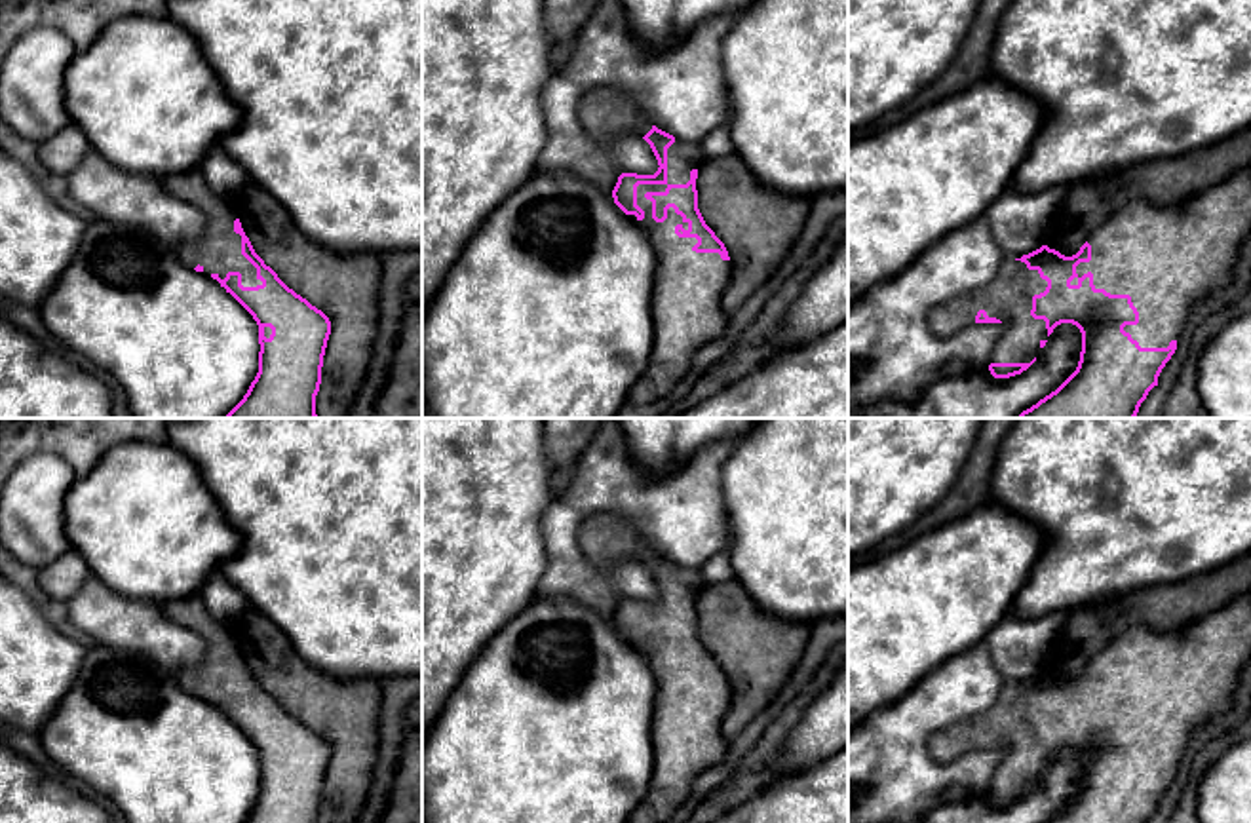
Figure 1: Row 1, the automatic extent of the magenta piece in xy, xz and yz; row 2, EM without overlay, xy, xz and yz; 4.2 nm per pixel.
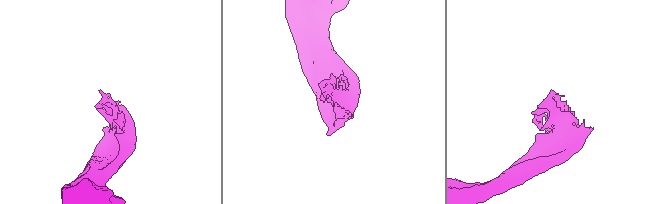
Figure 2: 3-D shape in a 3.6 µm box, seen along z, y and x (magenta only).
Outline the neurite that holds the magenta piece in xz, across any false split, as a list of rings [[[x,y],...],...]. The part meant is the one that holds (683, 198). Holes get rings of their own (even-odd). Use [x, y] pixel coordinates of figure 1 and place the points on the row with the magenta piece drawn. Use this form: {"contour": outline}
{"contour": [[[599,87],[584,97],[580,118],[593,141],[605,146],[627,133],[643,137],[660,165],[654,175],[622,173],[612,190],[614,203],[641,226],[656,255],[650,302],[654,350],[646,373],[629,393],[631,403],[650,405],[684,376],[696,352],[722,336],[730,321],[730,316],[722,312],[722,295],[730,281],[732,262],[724,243],[698,209],[696,179],[707,158],[700,143],[675,139],[648,124],[631,97],[608,87]]]}

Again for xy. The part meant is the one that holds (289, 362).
{"contour": [[[198,167],[158,181],[205,215],[203,236],[179,247],[181,262],[217,279],[259,325],[259,373],[224,418],[318,418],[329,317],[264,264],[234,203],[209,188]]]}

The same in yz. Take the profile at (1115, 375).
{"contour": [[[1251,167],[1209,186],[1183,205],[1160,207],[1137,198],[1108,217],[1072,257],[1048,245],[1017,257],[1006,255],[991,283],[964,293],[928,314],[935,335],[972,323],[1000,323],[1002,333],[992,350],[989,371],[994,378],[1010,378],[1027,371],[1048,336],[1061,323],[1072,323],[1082,333],[1082,352],[1076,371],[1049,395],[1017,418],[1135,418],[1148,392],[1177,350],[1190,308],[1196,300],[1226,285],[1241,241],[1251,232]]]}

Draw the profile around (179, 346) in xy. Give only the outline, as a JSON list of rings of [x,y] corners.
[[[87,219],[82,243],[38,306],[53,344],[87,357],[124,390],[133,418],[224,418],[259,373],[259,325],[211,276],[196,272],[154,234],[124,222]]]

